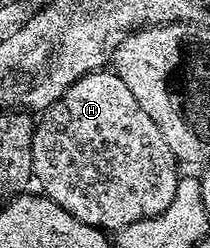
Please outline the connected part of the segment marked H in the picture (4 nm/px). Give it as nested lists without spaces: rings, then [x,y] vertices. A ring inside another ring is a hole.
[[[100,70],[83,76],[55,107],[46,109],[44,116],[47,117],[41,120],[31,143],[33,176],[43,187],[40,188],[42,195],[69,210],[73,218],[94,228],[118,230],[138,220],[159,216],[170,207],[178,194],[180,161],[176,160],[173,150],[169,150],[169,142],[165,142],[165,134],[161,134],[157,122],[153,122],[149,110],[137,102],[133,90],[125,86],[118,72]]]

